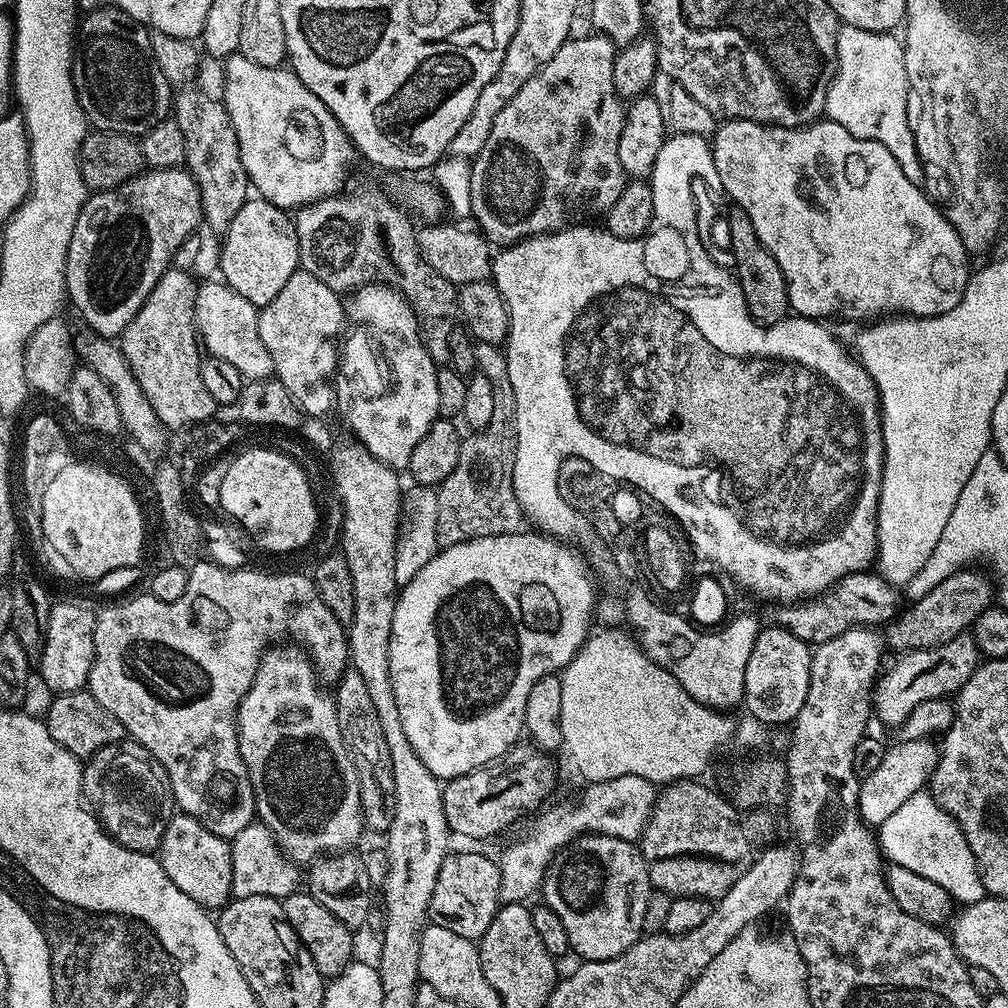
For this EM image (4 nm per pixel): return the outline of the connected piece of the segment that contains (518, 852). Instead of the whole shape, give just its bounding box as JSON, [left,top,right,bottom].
[498,775,658,903]

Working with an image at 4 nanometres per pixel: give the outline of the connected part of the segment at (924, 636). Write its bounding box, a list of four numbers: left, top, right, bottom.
[887,567,994,654]

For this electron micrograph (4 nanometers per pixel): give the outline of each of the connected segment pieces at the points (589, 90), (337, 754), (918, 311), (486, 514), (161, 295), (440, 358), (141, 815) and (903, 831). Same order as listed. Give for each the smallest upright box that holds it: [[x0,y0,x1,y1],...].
[[470,35,626,246],[236,646,366,866],[710,118,970,322],[435,343,526,548],[118,267,218,430],[295,184,457,366],[82,738,176,853],[878,791,987,906]]

